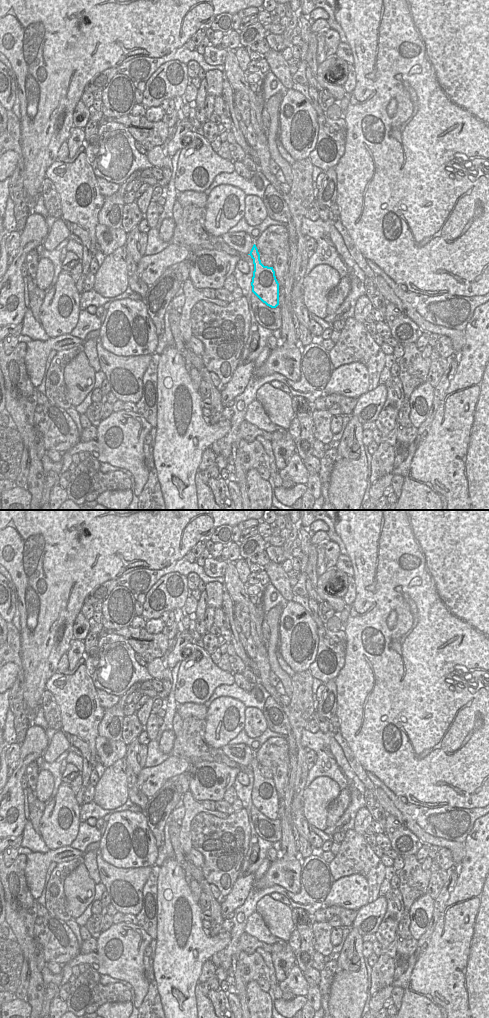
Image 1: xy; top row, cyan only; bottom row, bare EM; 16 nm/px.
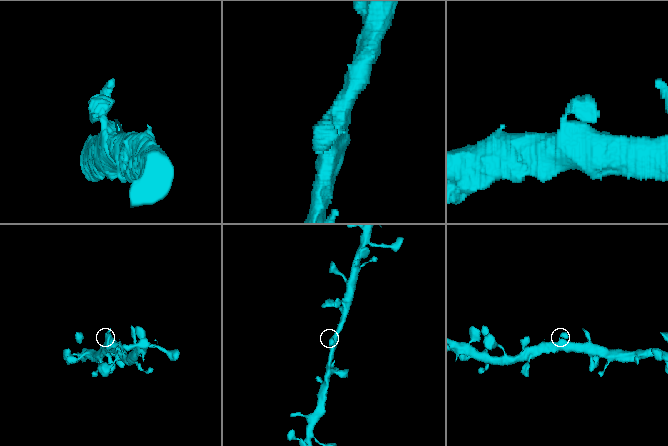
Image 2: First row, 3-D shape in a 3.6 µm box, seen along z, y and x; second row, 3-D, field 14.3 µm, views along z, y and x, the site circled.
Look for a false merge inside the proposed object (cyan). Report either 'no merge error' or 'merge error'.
no merge error

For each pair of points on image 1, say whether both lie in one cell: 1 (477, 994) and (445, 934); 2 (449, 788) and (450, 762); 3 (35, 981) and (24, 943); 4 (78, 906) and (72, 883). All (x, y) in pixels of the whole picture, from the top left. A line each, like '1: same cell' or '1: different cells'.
1: same cell
2: same cell
3: same cell
4: same cell

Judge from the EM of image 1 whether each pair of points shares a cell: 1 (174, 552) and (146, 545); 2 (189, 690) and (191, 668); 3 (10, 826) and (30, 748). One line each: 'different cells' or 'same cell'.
1: same cell
2: same cell
3: same cell

